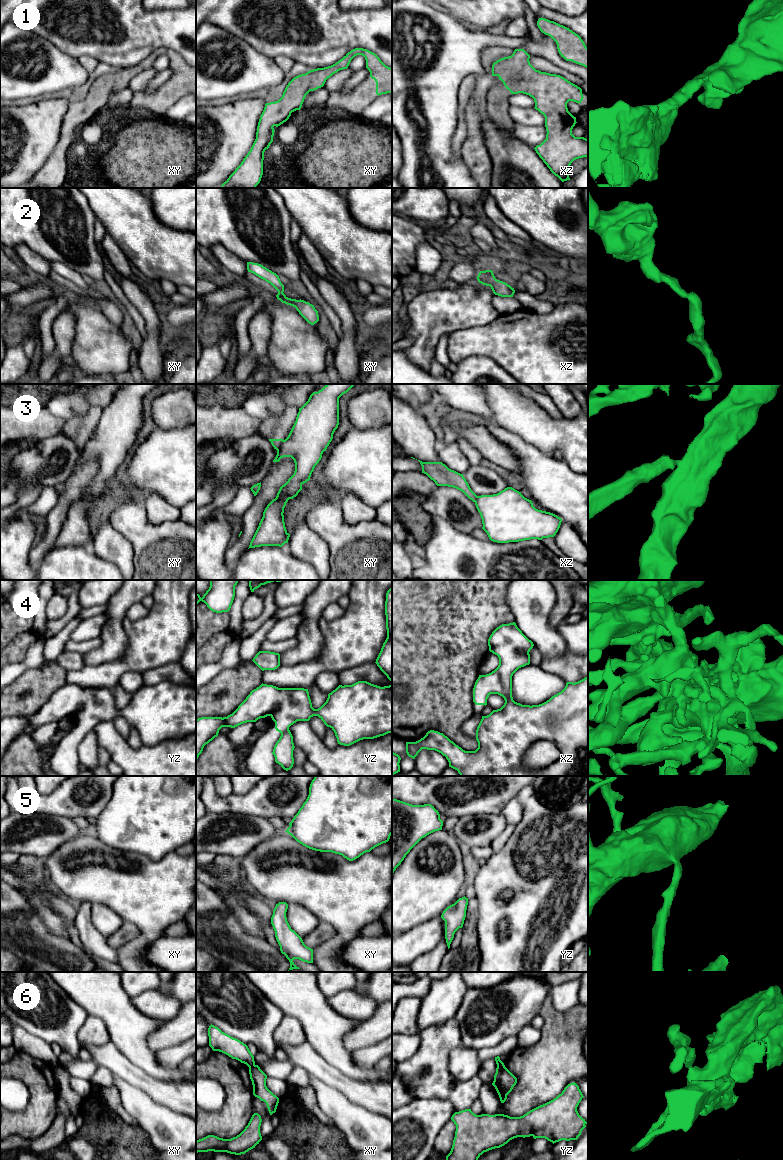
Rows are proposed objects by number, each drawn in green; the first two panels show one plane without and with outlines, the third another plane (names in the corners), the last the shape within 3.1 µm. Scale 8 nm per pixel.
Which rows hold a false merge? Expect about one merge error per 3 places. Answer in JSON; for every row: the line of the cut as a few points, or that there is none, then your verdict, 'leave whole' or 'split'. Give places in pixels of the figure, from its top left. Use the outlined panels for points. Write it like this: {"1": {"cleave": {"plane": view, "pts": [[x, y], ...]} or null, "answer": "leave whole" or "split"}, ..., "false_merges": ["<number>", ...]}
{"1": {"cleave": null, "answer": "leave whole"}, "2": {"cleave": null, "answer": "leave whole"}, "3": {"cleave": {"plane": "xy", "pts": [[284, 440], [276, 449]]}, "answer": "split"}, "4": {"cleave": null, "answer": "leave whole"}, "5": {"cleave": null, "answer": "leave whole"}, "6": {"cleave": {"plane": "xy", "pts": [[254, 1064], [249, 1068]]}, "answer": "split"}, "false_merges": ["3", "6"]}

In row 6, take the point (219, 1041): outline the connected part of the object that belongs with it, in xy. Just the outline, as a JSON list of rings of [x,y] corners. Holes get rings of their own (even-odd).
[[[212,1024],[208,1028],[208,1036],[209,1046],[213,1051],[222,1052],[232,1059],[246,1064],[249,1068],[255,1065],[254,1056],[248,1046],[240,1040],[222,1032]]]

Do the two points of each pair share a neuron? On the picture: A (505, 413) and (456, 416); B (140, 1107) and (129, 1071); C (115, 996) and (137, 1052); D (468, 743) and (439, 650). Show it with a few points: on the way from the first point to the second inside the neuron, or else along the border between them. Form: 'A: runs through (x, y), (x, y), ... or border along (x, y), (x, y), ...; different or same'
A: runs through (493, 418), (488, 420), (468, 418); same
B: border along (114, 1075), (140, 1088), (153, 1100); different
C: runs through (116, 1010), (129, 1028), (131, 1038); same
D: runs through (449, 721), (440, 698), (440, 673); same

